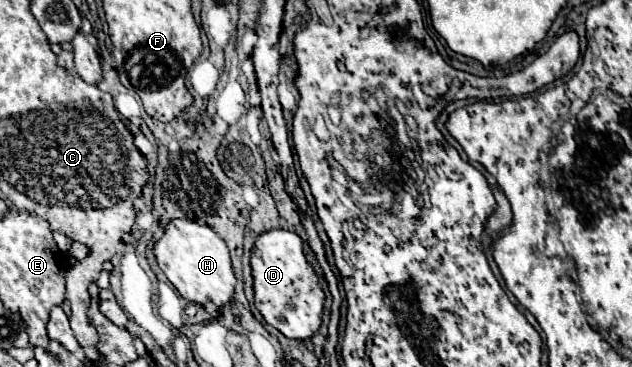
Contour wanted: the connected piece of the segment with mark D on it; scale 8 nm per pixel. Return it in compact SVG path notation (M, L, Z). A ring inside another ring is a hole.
M285 229L267 231L257 237L251 253L255 305L263 319L289 339L309 339L321 327L325 293L305 257L303 239Z

